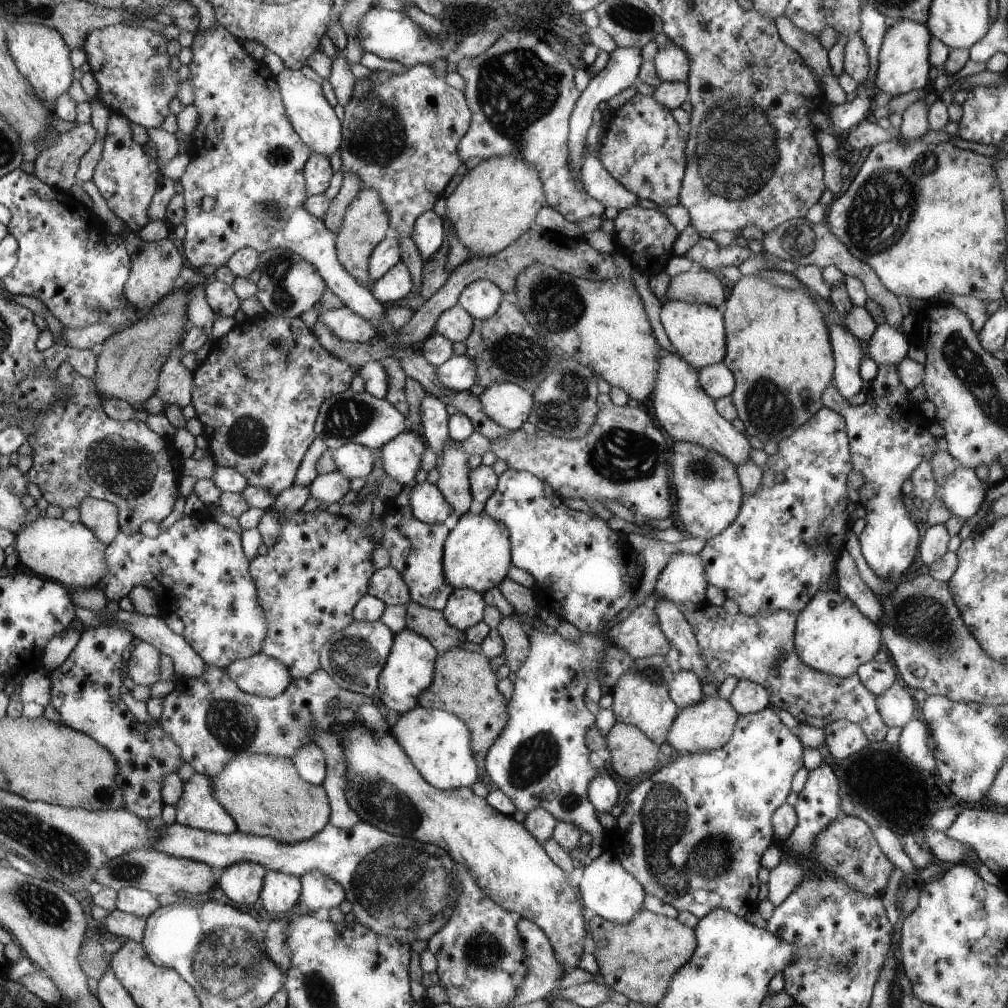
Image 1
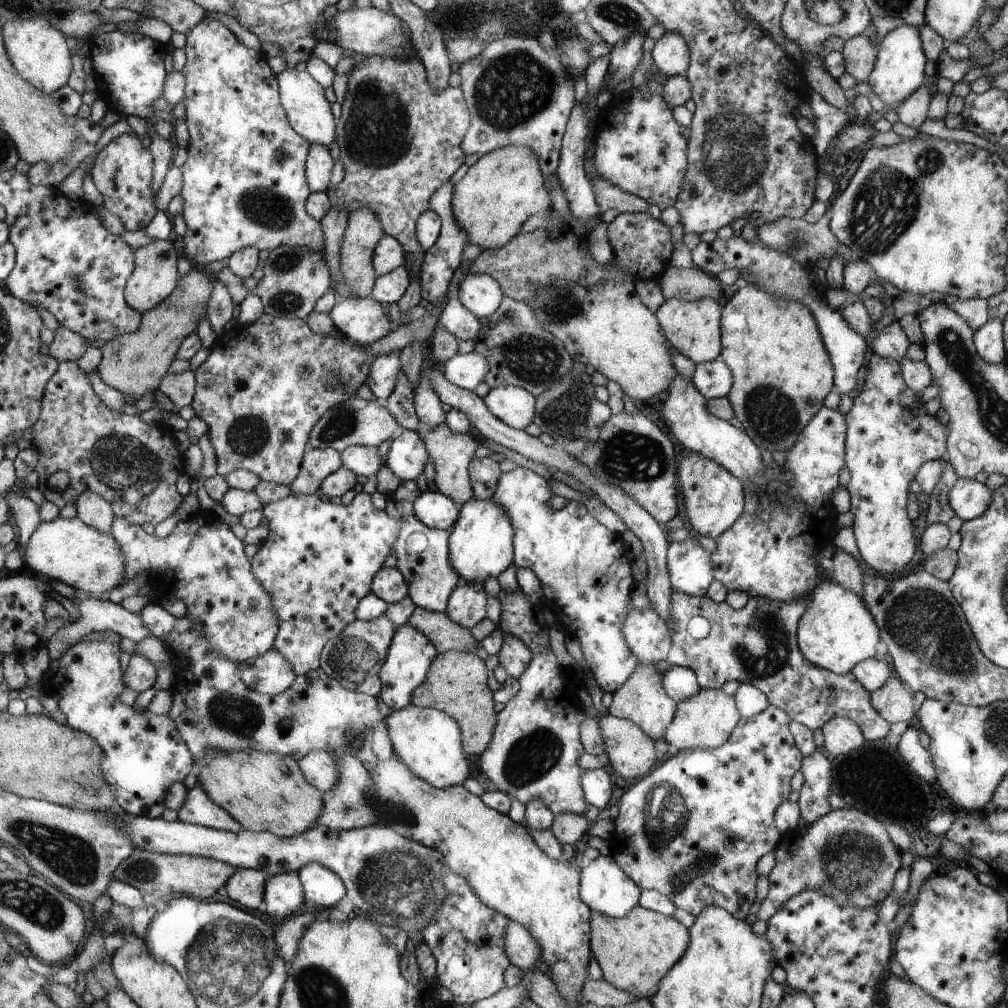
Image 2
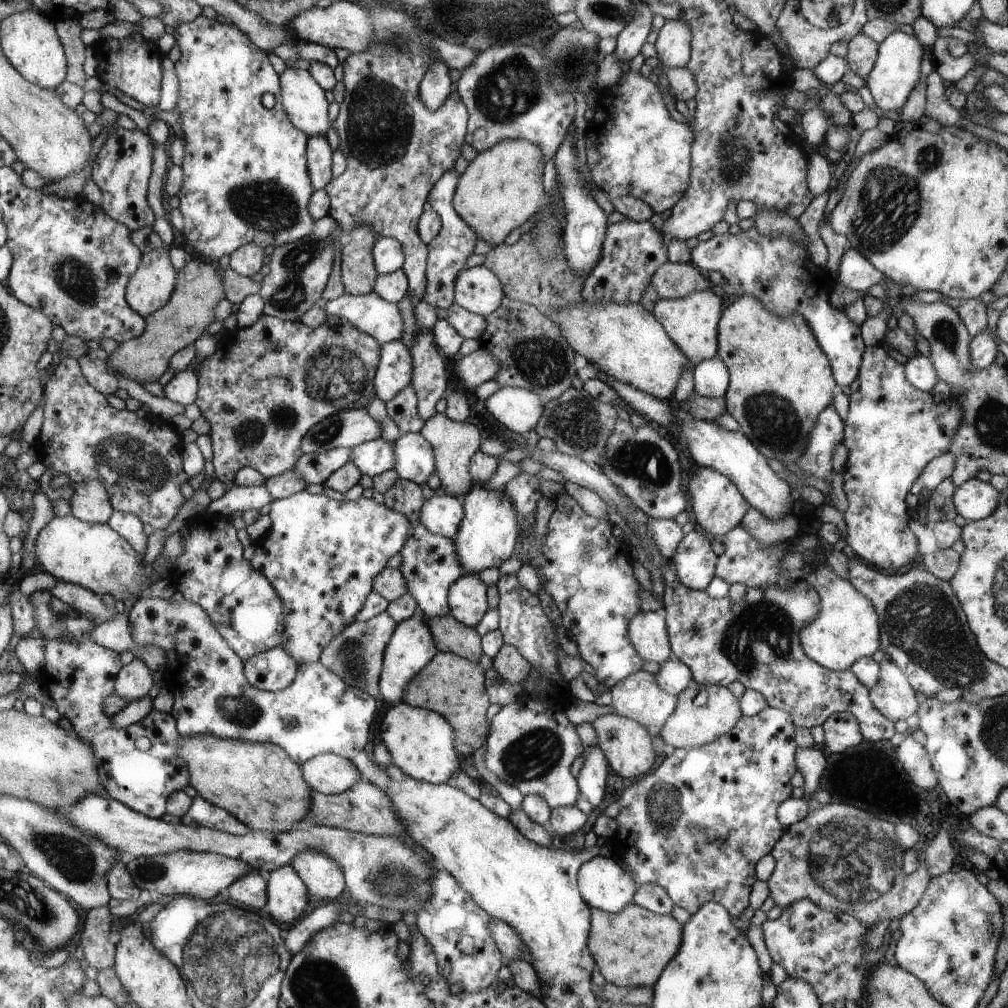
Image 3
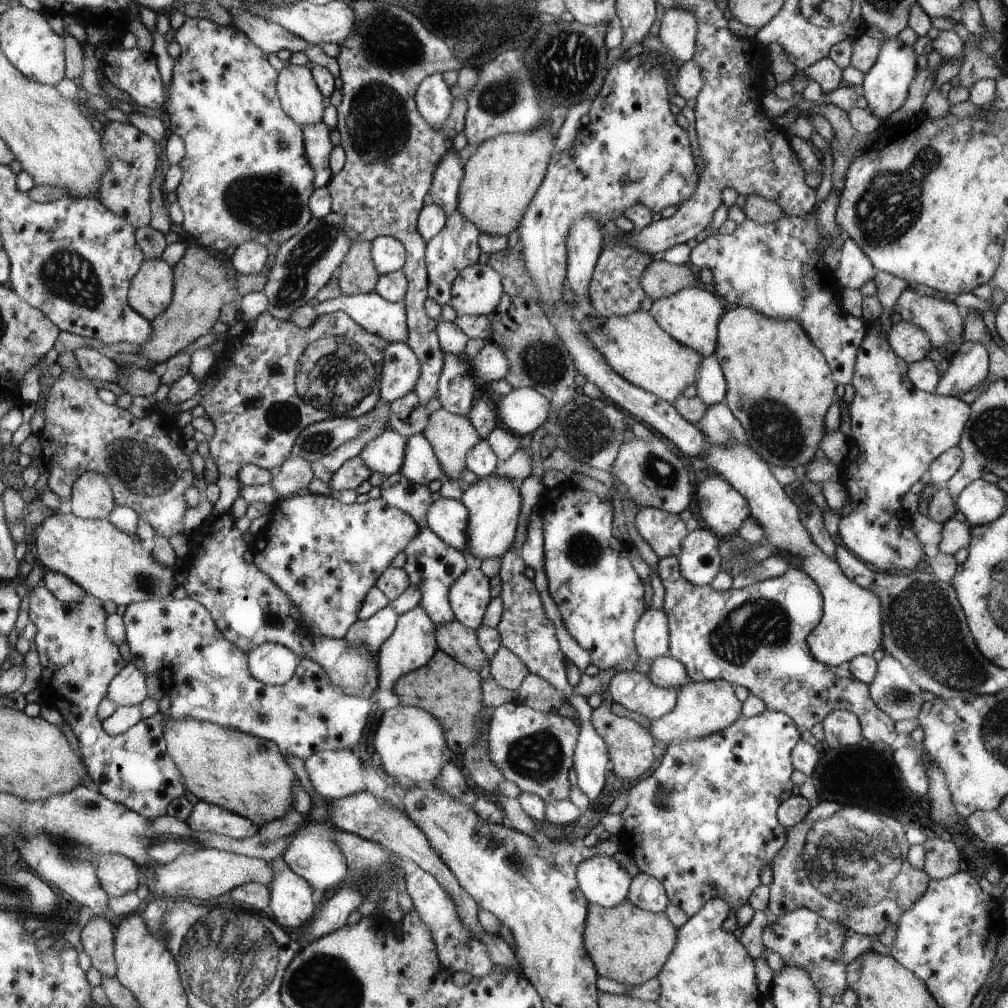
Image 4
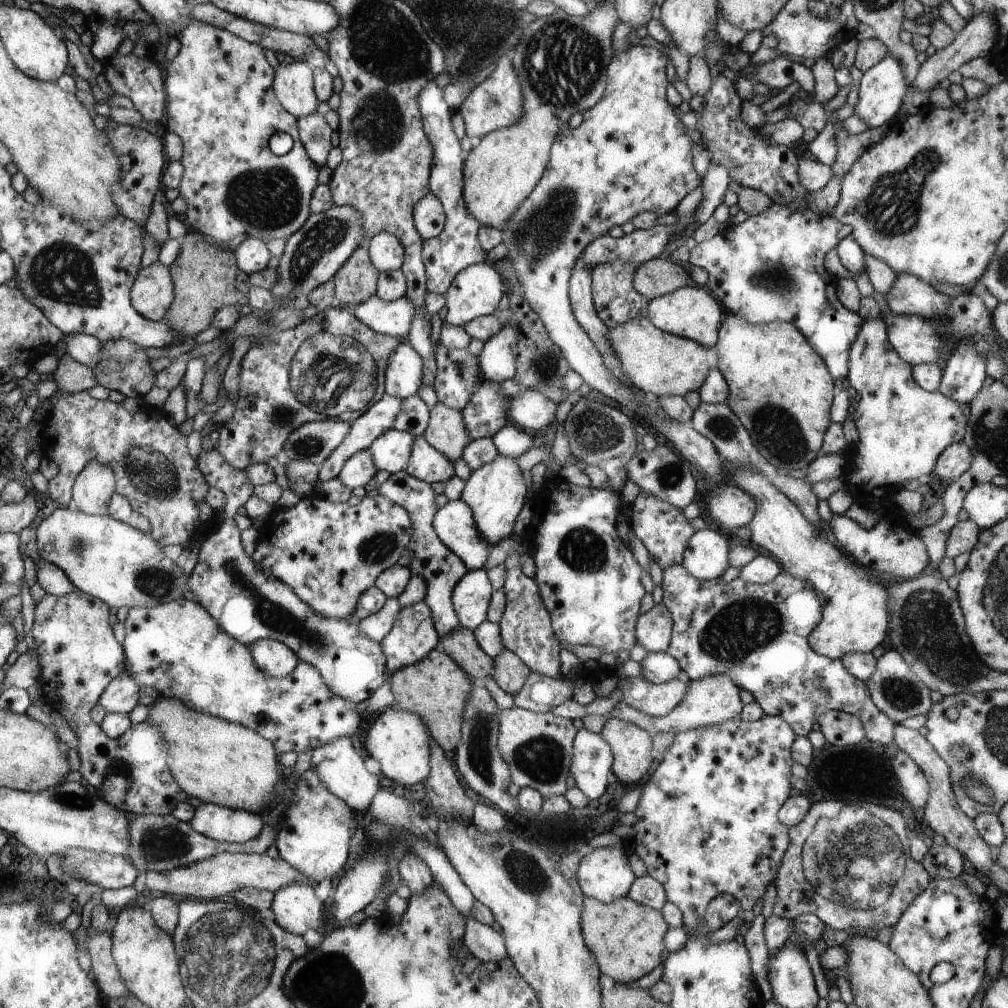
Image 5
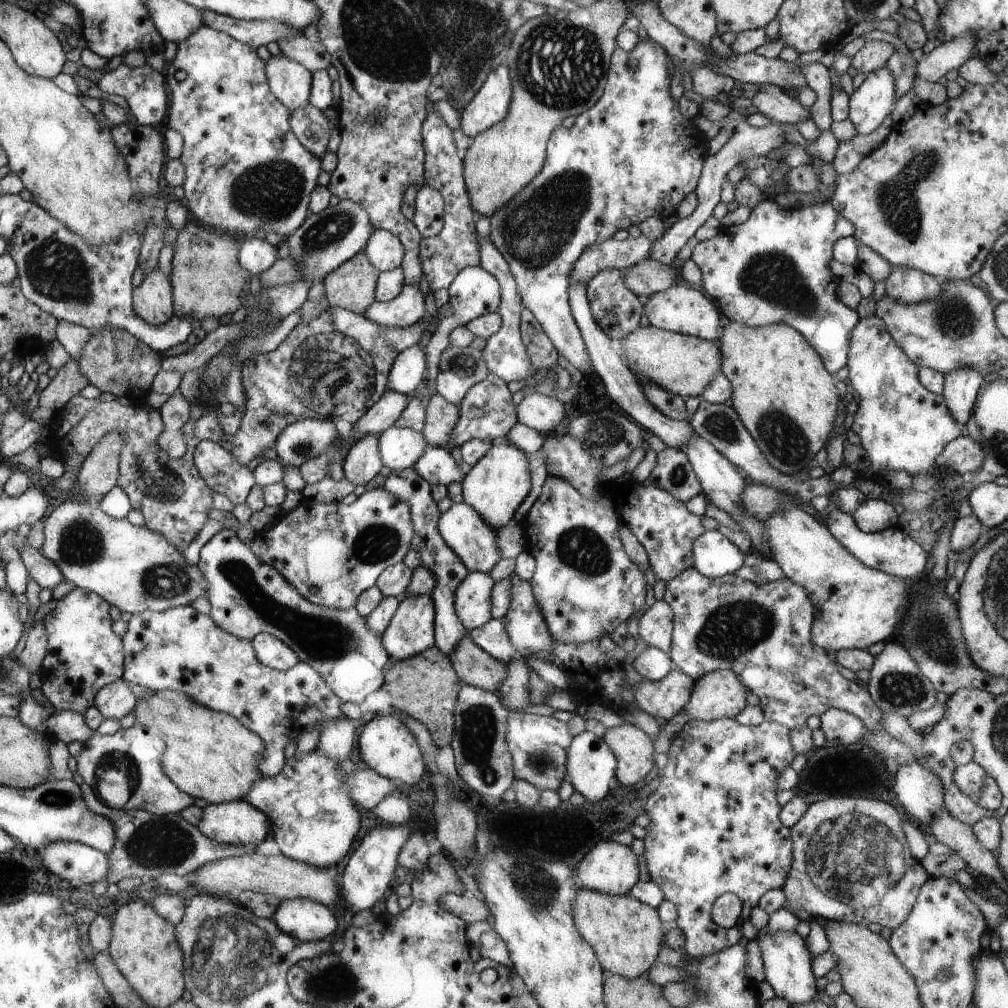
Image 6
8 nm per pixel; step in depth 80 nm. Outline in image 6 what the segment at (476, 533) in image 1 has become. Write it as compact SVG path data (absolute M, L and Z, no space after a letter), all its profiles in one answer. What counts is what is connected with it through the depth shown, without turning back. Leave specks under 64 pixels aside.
M506 437L494 439L491 447L480 457L461 482L464 503L469 503L500 532L501 526L514 520L514 514L530 492L530 469L532 463L528 455L514 446Z

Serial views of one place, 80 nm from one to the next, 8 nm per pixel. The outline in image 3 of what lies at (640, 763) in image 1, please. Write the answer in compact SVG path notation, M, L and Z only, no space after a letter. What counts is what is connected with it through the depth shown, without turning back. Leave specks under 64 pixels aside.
M604 714L591 722L598 734L598 745L605 751L606 758L609 759L610 766L614 772L622 778L638 778L644 776L646 772L652 770L654 762L656 762L656 754L654 754L654 746L652 746L652 738L648 736L646 728L634 719L618 716L618 714Z

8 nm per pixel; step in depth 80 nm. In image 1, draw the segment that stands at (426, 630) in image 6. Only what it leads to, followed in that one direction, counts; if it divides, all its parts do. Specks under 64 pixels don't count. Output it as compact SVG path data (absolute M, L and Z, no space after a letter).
M408 629L402 630L393 638L388 658L386 658L382 672L379 675L377 694L384 706L398 715L409 713L420 704L420 696L433 685L436 676L436 660L439 655L437 648L424 636Z

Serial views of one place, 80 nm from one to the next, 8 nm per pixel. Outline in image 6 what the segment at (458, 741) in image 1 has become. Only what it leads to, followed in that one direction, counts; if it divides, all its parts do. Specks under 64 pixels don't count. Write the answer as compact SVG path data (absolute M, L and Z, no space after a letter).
M396 712L377 716L370 720L358 736L359 754L366 767L372 768L380 776L400 784L416 784L426 770L424 754L420 754L417 739Z

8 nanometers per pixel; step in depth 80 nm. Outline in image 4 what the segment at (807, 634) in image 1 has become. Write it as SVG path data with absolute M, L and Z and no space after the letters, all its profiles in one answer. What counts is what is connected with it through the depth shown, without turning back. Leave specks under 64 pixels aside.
M708 438L707 441L709 442L709 450L707 451L707 456L701 460L708 464L712 473L721 475L745 495L749 502L753 519L764 529L765 541L763 542L777 548L778 553L796 556L801 562L803 572L810 575L810 578L813 578L814 582L817 582L820 587L821 596L824 598L823 615L818 626L814 627L814 630L810 632L807 638L809 652L812 653L812 656L825 665L837 667L846 666L848 661L852 661L858 655L872 655L872 652L880 646L880 642L883 642L883 608L879 596L874 591L858 585L858 582L845 573L837 559L827 555L815 543L810 530L802 522L799 507L792 501L790 490L780 486L780 482L776 480L774 474L770 471L771 466L765 459L756 454L750 446L721 447Z

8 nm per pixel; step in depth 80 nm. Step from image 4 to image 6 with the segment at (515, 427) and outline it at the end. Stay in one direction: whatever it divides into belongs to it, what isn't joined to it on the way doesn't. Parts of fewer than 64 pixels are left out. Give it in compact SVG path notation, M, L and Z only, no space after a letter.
M542 393L524 397L515 408L517 419L545 436L553 434L556 426L564 420L566 408L562 401Z

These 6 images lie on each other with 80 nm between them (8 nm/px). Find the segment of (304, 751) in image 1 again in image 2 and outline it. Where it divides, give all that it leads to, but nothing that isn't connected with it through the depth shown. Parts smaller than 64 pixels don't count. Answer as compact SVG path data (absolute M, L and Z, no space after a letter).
M312 750L297 761L305 779L318 790L326 793L338 782L338 760L336 756L322 750Z

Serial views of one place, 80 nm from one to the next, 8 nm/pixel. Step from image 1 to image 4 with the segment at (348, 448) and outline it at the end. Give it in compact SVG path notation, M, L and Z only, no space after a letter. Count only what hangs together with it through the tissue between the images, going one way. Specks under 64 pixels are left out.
M386 429L361 450L359 457L372 473L392 476L403 468L408 442L409 437Z

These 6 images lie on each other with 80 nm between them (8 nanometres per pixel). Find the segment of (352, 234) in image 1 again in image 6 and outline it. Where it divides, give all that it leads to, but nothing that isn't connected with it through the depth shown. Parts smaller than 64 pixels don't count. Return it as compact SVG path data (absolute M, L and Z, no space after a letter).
M359 252L329 272L321 283L330 307L364 315L376 300L379 279L380 271L369 261L367 254Z

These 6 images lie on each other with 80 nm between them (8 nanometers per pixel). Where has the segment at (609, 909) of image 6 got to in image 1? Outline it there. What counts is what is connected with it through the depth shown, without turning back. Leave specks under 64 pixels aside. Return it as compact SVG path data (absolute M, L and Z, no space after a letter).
M645 909L628 924L593 916L590 925L593 939L591 952L600 967L603 983L630 1001L644 1006L656 1006L666 998L678 970L690 964L697 950L697 934L692 927Z

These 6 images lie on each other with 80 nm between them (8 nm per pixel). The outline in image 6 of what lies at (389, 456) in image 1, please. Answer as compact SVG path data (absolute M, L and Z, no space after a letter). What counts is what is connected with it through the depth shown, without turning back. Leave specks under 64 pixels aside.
M432 447L425 450L425 454L412 468L431 485L453 485L461 483L465 474L451 453L442 447Z

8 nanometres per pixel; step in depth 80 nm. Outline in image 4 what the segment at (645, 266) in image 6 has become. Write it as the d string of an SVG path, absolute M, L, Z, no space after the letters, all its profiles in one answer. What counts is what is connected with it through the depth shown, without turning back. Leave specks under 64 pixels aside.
M657 257L644 269L640 284L655 301L694 287L697 279L697 270L690 264L675 265Z

